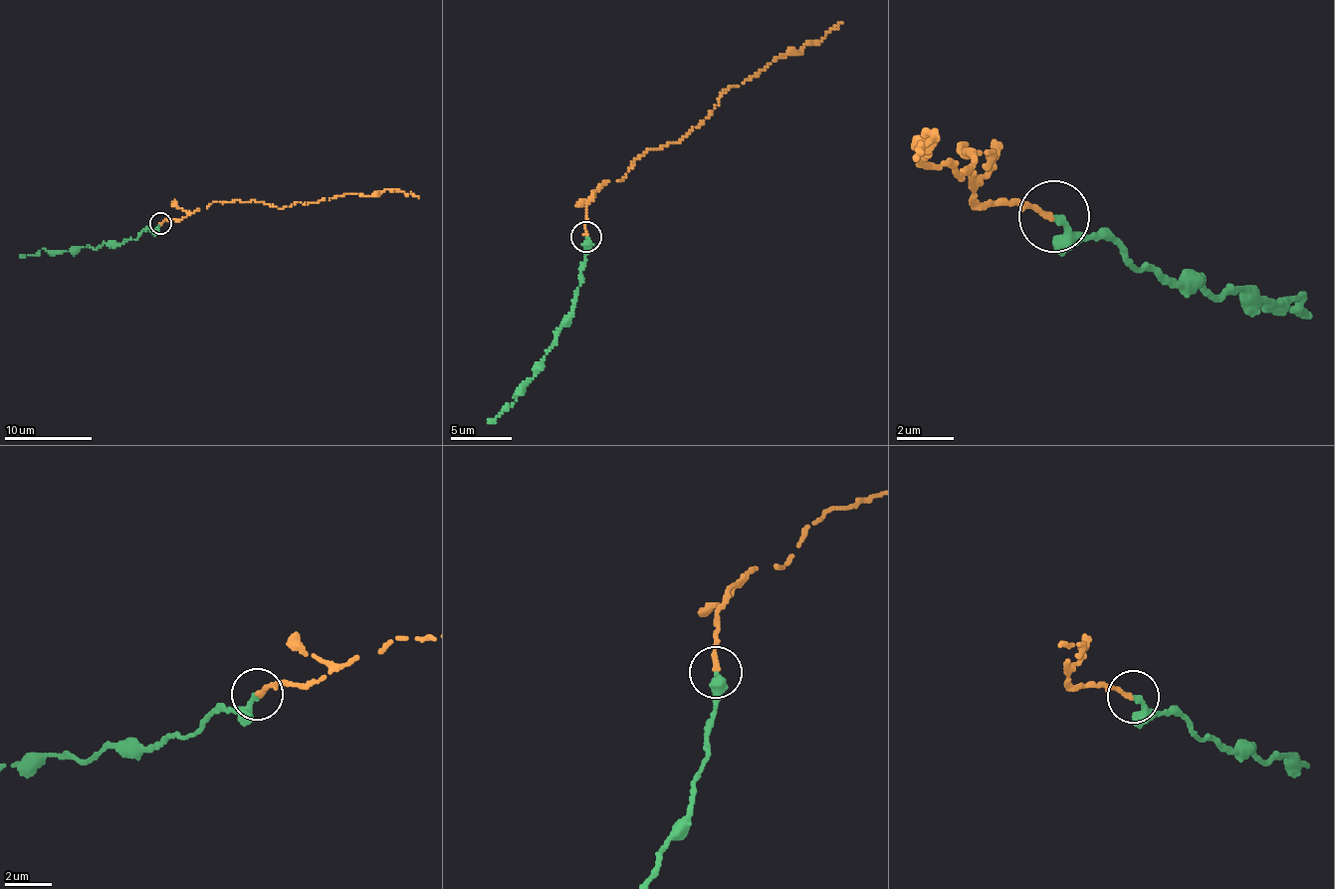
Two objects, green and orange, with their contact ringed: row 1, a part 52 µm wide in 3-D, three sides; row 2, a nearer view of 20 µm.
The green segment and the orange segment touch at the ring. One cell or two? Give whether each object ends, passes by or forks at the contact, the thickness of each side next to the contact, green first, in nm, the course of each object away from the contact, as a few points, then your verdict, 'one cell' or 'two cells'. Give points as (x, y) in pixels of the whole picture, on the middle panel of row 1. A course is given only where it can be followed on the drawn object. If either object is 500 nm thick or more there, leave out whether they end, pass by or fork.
green ends there; orange ends there; 240 nm thick on the green side, 220 nm on the other; green runs (586, 238), (580, 285), (556, 344), (509, 406), (489, 422); orange runs (586, 235), (586, 200), (607, 181), (621, 180), (641, 155), (679, 142), (730, 87), (799, 54), (842, 23); one cell

